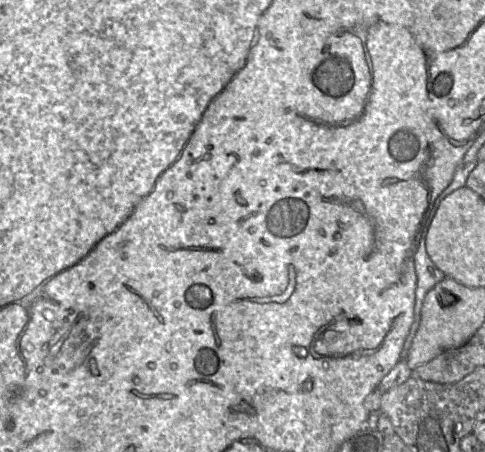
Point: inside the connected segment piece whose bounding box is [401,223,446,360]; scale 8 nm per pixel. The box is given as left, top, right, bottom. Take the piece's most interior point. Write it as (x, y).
(428, 274)

